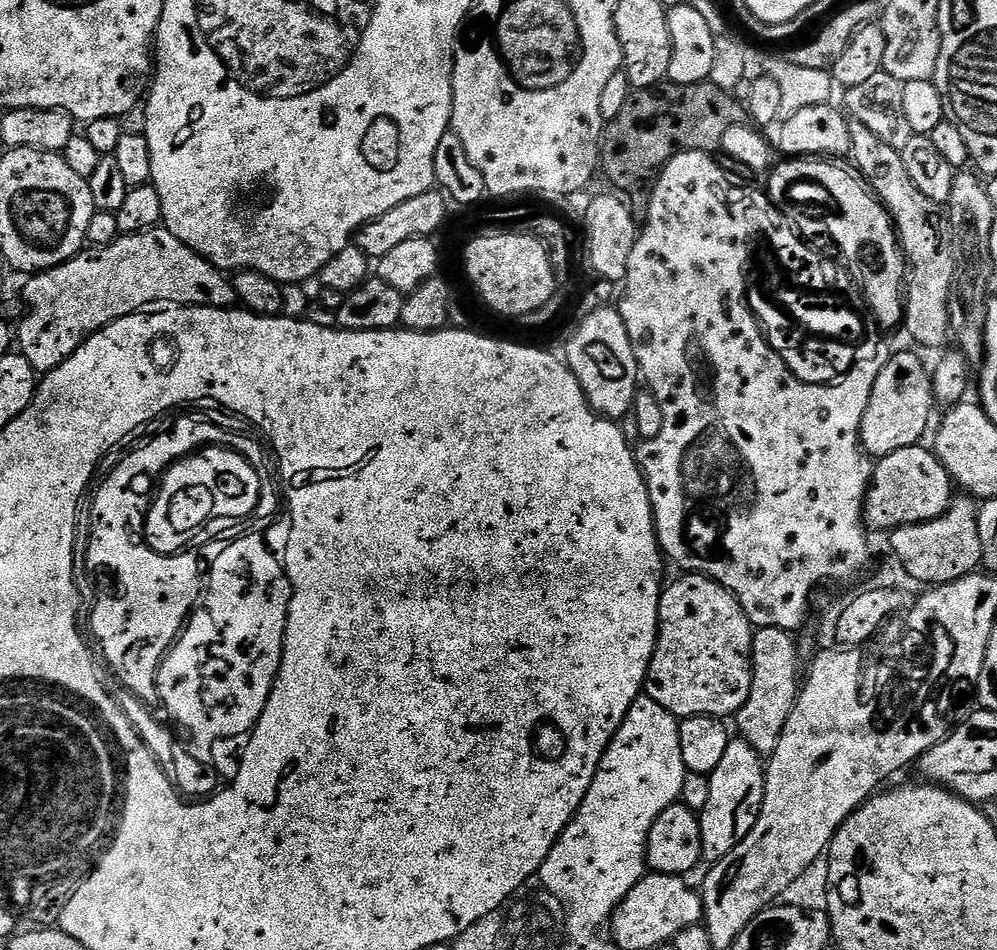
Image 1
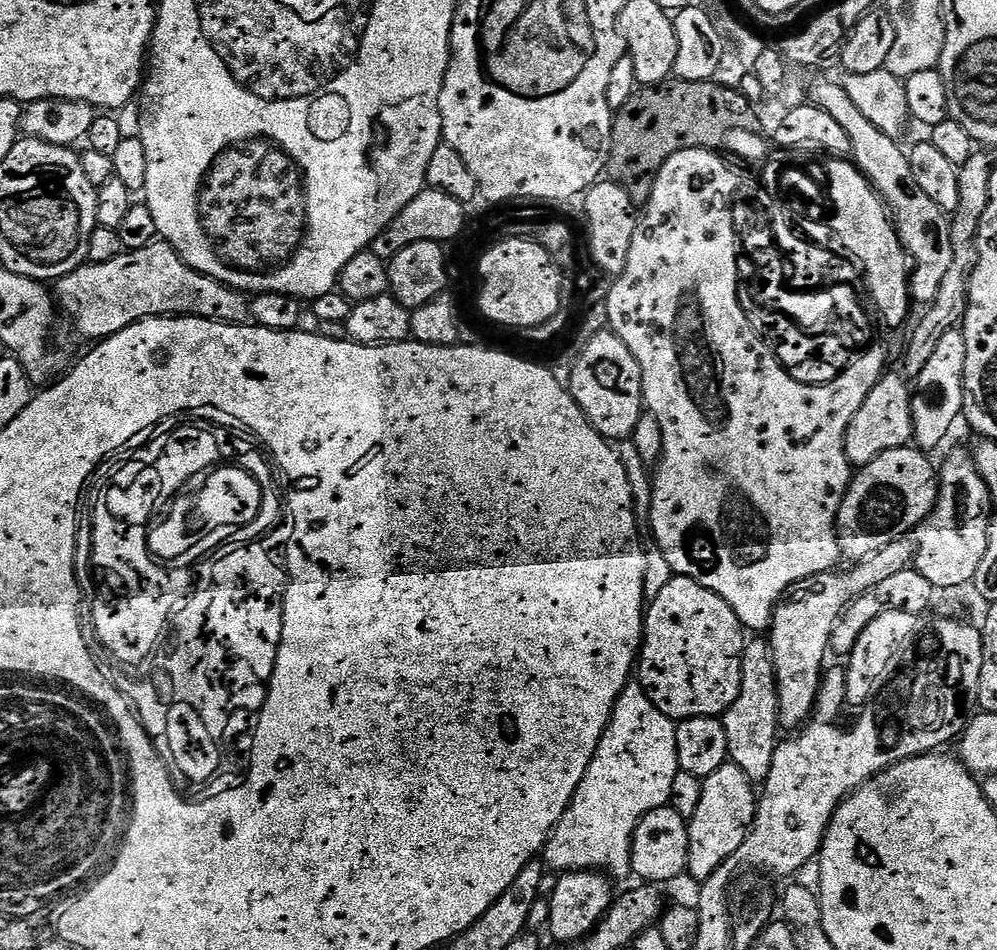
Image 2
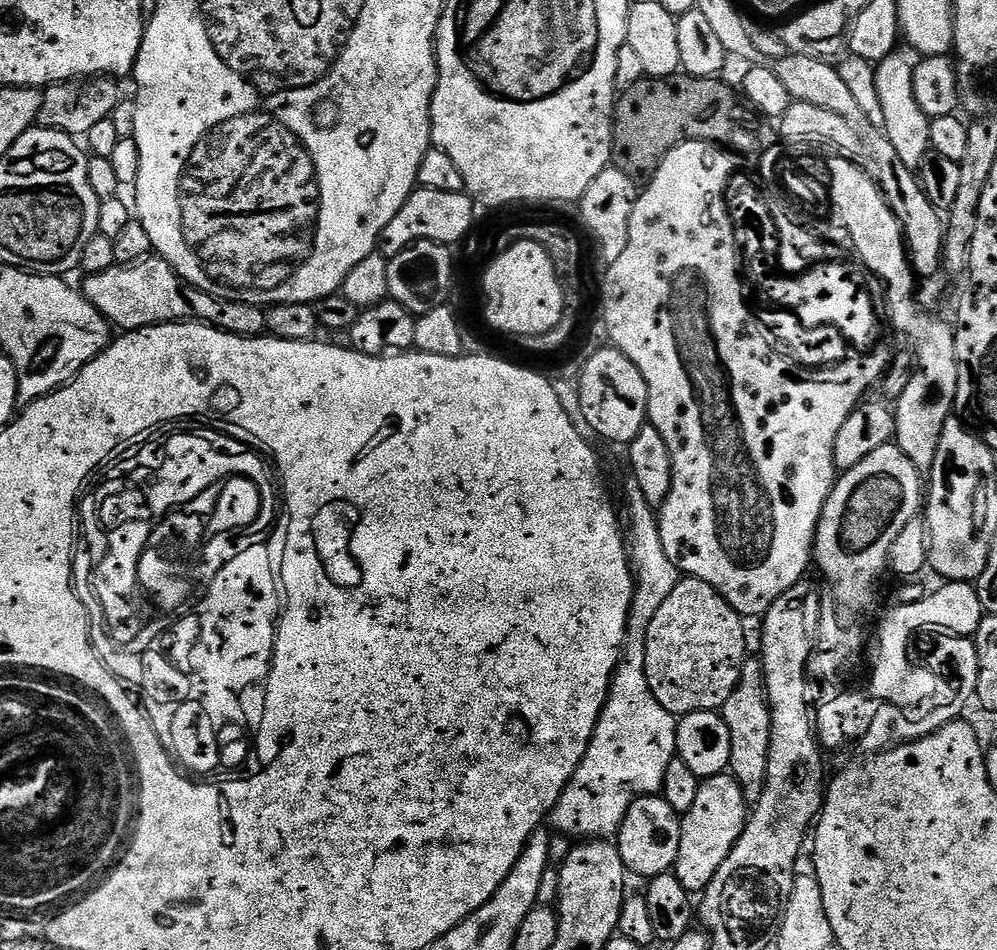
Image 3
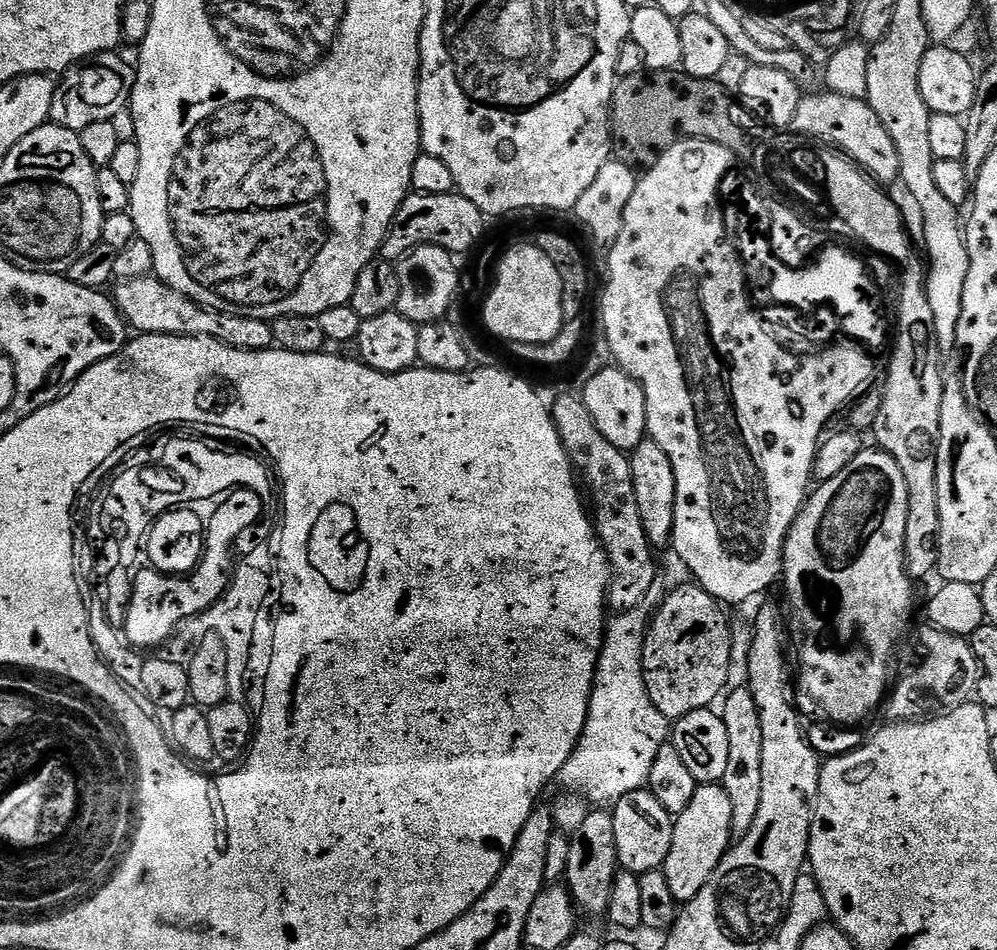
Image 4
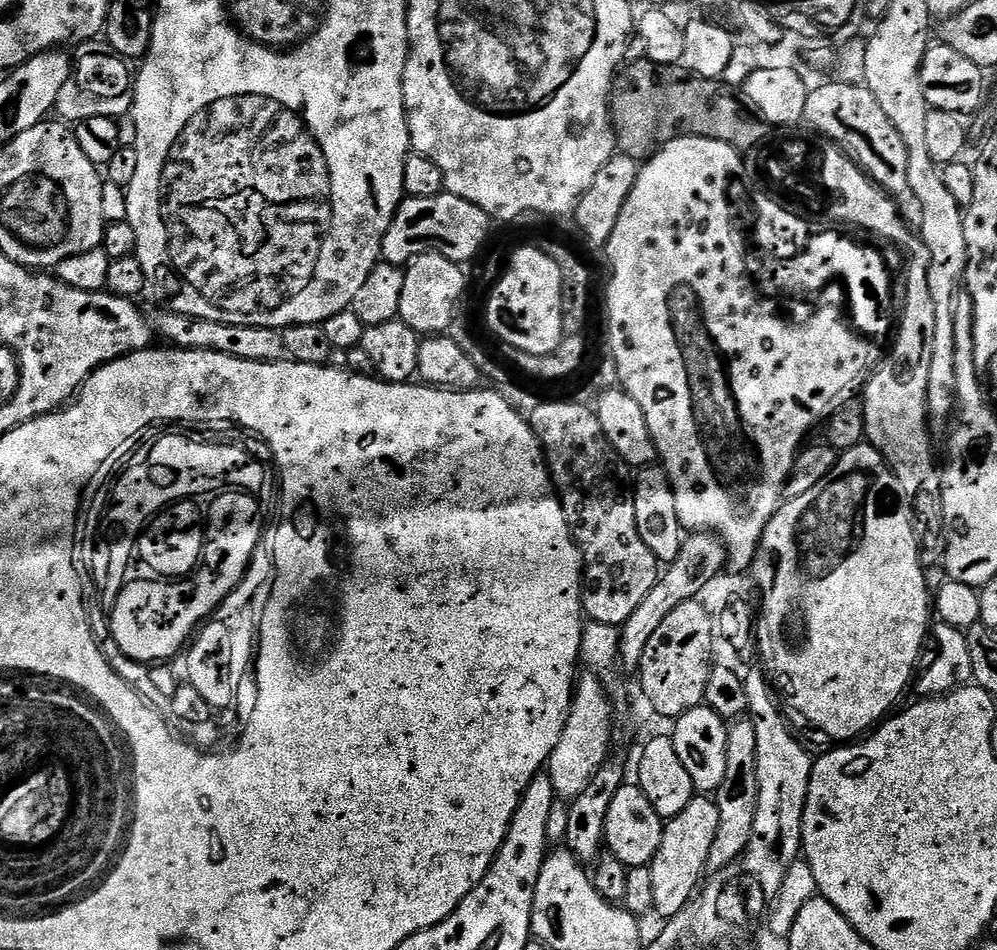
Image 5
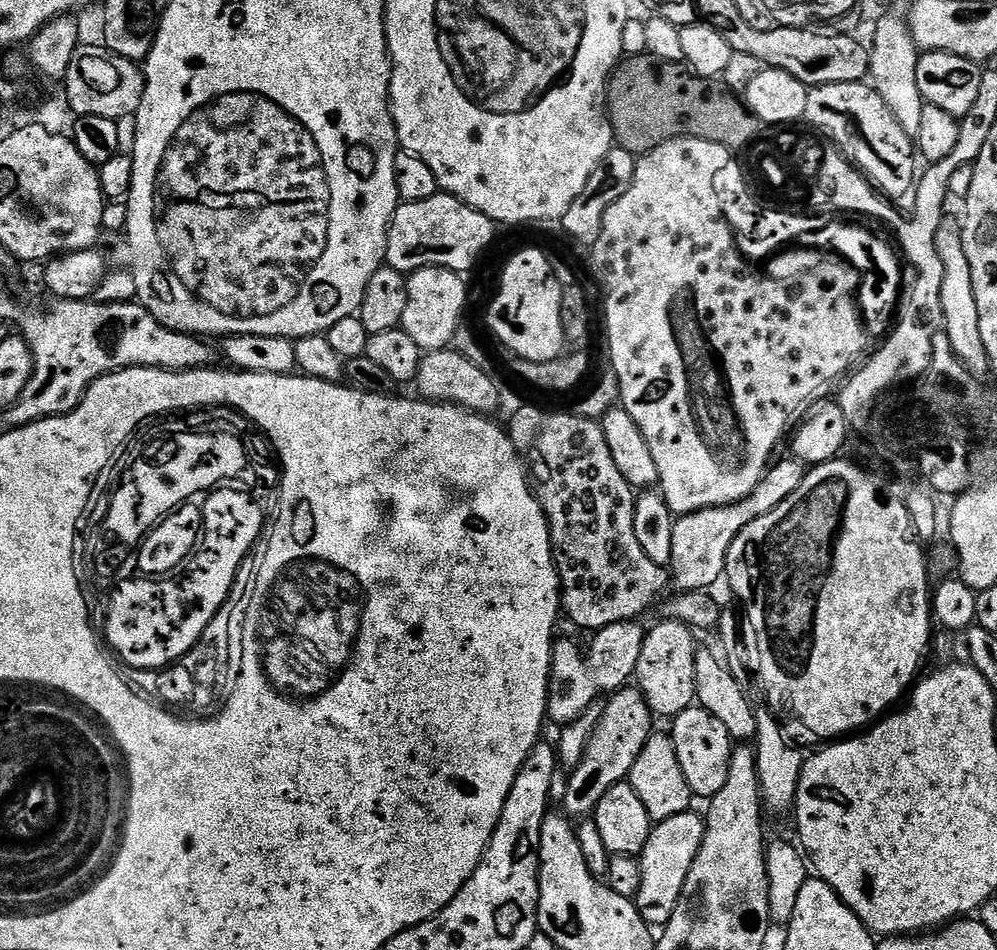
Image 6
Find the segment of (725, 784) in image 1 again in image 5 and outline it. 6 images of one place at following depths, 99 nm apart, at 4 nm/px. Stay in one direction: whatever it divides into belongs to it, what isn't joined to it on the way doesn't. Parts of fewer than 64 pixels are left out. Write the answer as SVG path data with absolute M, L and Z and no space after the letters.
M704 794L693 796L690 806L682 814L671 817L664 825L662 842L648 865L650 879L654 882L655 915L671 918L677 916L692 901L702 884L702 877L708 868L710 846L714 846L714 834L718 832L718 806L715 799Z

